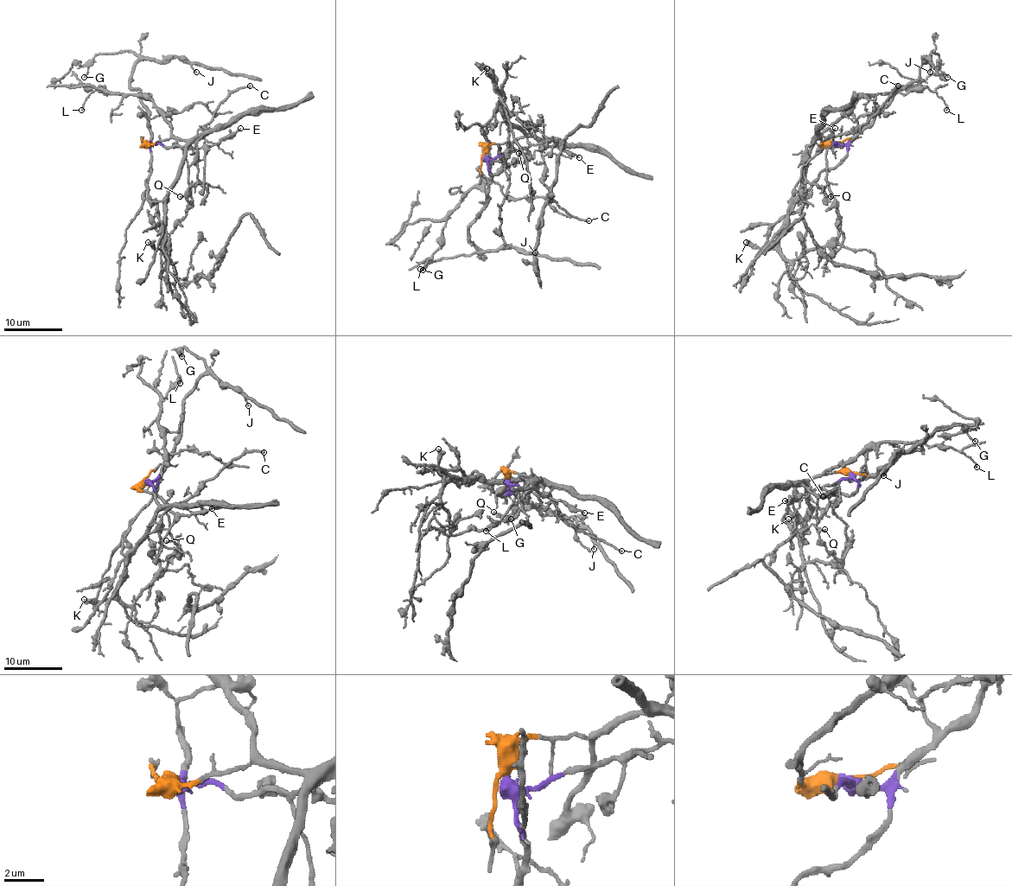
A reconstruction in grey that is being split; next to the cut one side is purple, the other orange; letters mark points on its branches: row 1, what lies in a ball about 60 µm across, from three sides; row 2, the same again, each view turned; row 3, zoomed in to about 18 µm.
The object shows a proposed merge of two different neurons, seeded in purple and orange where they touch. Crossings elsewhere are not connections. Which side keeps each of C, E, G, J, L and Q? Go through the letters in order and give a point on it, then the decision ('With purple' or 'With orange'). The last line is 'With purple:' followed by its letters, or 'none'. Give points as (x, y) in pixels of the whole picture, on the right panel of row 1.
C: Place: (898, 86). With orange
E: Place: (835, 128). With purple
G: Place: (947, 77). With purple
J: Place: (930, 72). With purple
L: Place: (946, 110). With orange
Q: Place: (830, 196). With purple
With purple: E, G, J, Q

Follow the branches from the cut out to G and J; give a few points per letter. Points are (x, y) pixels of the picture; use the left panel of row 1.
G: (146, 143), (149, 144), (152, 131), (149, 110), (130, 86), (137, 58), (125, 50), (99, 54), (84, 76)
J: (146, 143), (149, 144), (152, 131), (149, 110), (130, 86), (131, 71), (143, 59), (183, 58), (197, 72)

